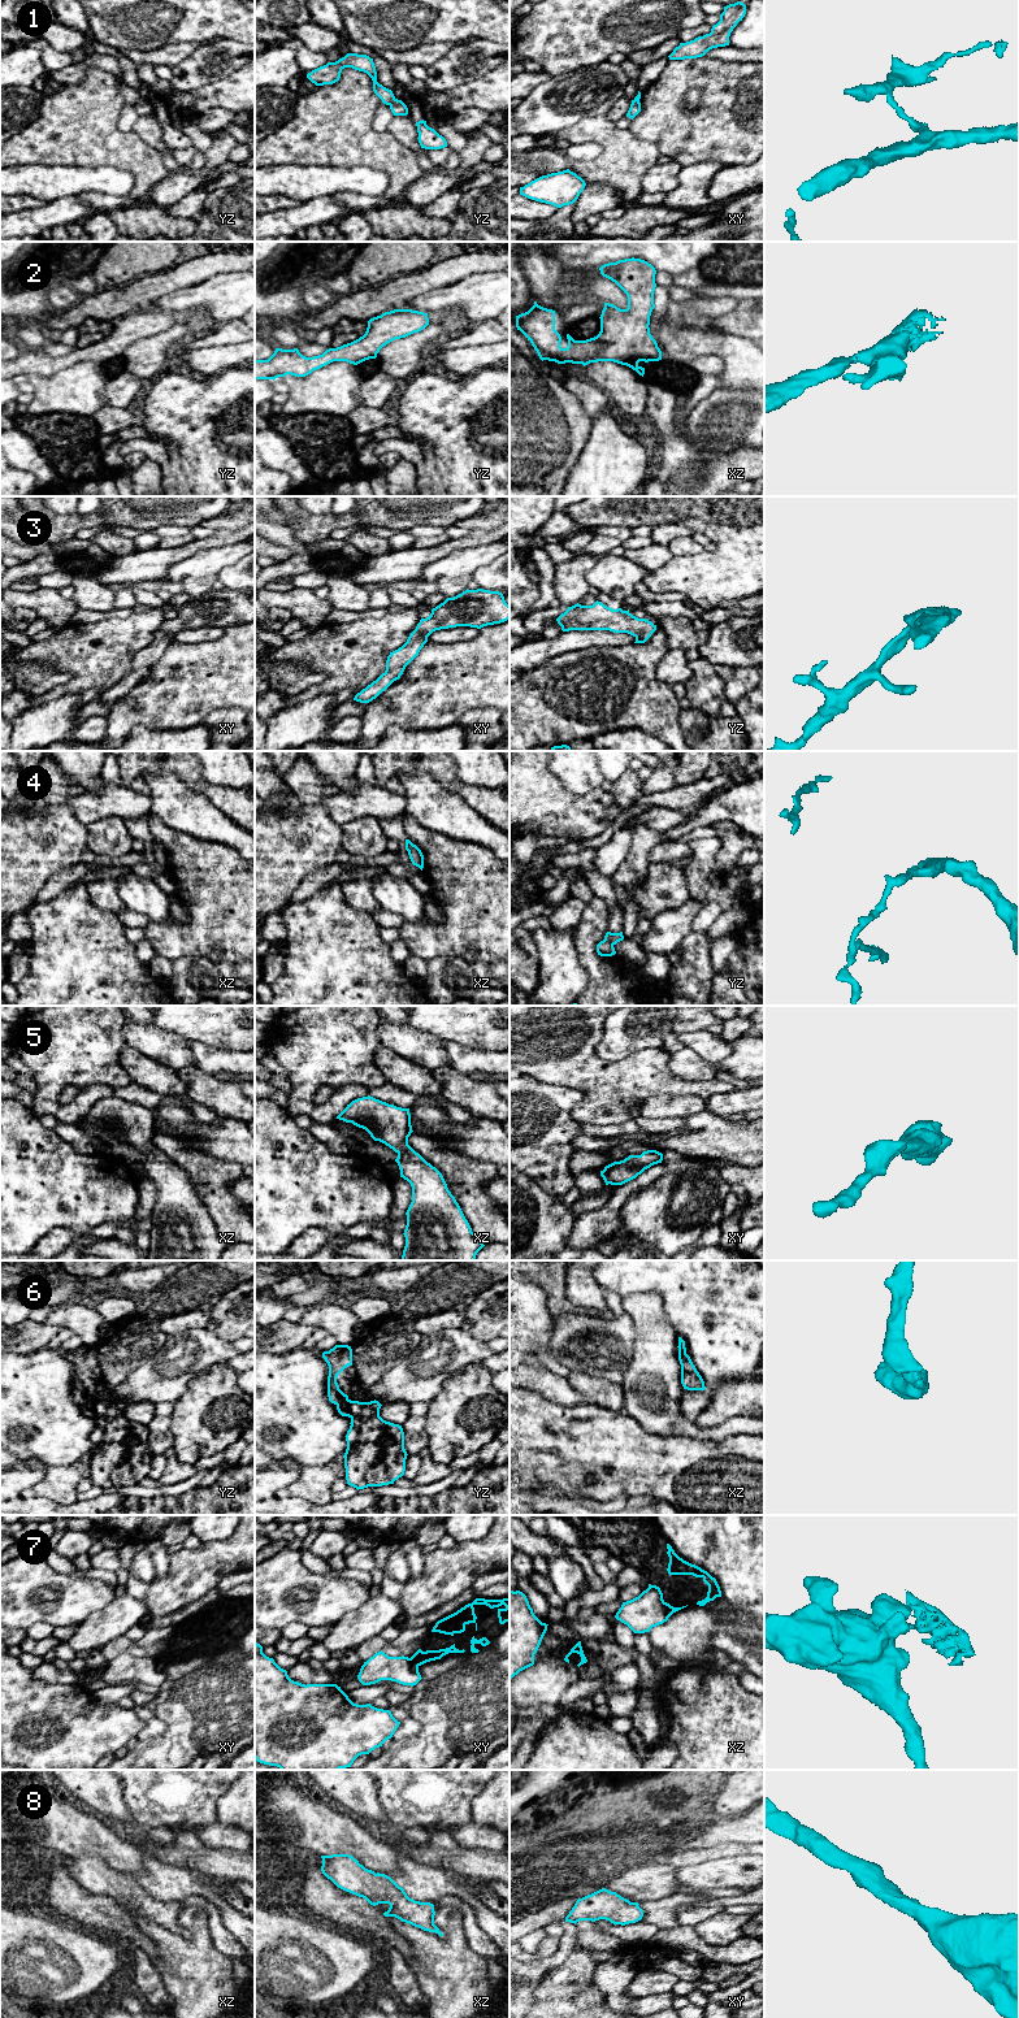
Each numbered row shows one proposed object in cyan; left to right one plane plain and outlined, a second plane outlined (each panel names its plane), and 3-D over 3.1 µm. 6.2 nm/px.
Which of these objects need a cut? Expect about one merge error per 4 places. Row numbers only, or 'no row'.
1, 7

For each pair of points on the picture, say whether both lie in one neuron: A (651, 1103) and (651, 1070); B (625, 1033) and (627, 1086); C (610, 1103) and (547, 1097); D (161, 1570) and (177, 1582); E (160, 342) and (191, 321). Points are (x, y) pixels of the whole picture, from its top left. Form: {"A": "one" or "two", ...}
{"A": "two", "B": "two", "C": "two", "D": "two", "E": "one"}

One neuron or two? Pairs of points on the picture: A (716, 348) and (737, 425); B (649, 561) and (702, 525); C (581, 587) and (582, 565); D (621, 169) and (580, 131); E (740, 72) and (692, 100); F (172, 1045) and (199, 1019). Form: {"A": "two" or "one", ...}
{"A": "two", "B": "two", "C": "one", "D": "one", "E": "two", "F": "two"}

